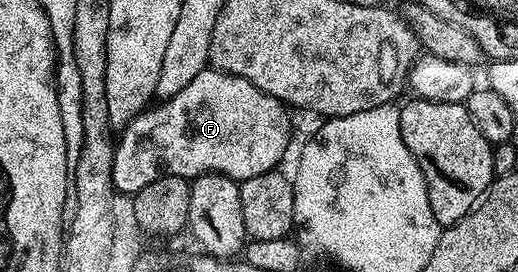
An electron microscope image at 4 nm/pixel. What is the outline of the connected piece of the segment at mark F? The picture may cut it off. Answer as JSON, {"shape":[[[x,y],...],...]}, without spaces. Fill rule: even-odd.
{"shape":[[[206,68],[203,72],[199,72],[199,76],[195,76],[195,80],[191,80],[191,84],[187,84],[187,88],[183,88],[183,92],[175,92],[175,96],[171,96],[170,98],[166,98],[146,107],[120,131],[113,153],[113,187],[118,193],[134,195],[145,188],[147,184],[151,184],[152,181],[171,174],[190,180],[198,178],[200,174],[226,174],[228,178],[232,178],[234,182],[240,184],[247,180],[251,180],[251,176],[259,176],[260,174],[266,174],[268,170],[276,170],[282,165],[280,163],[281,157],[284,156],[285,149],[289,146],[288,113],[290,114],[290,111],[287,109],[284,102],[280,102],[275,96],[264,94],[262,90],[255,88],[255,84],[251,84],[239,76],[224,74],[222,70]]]}

